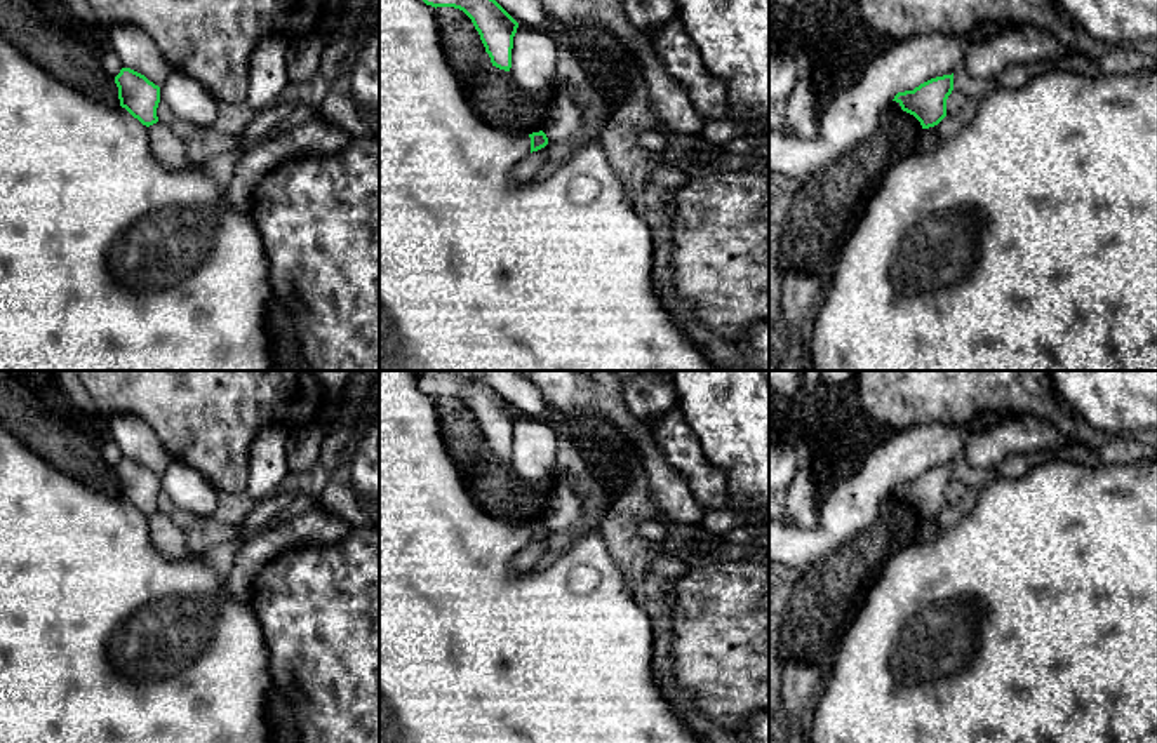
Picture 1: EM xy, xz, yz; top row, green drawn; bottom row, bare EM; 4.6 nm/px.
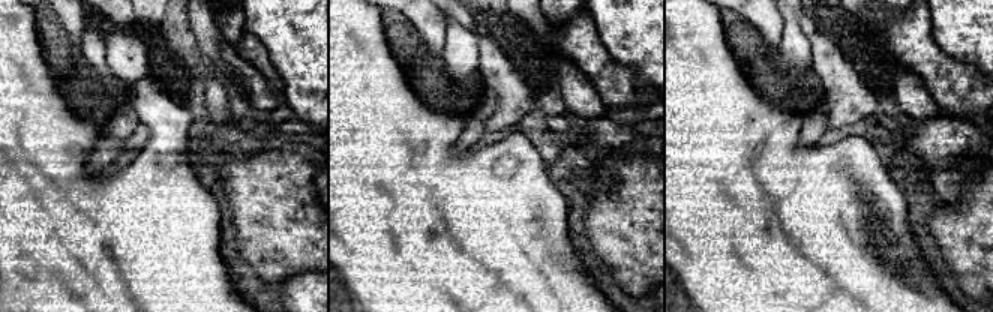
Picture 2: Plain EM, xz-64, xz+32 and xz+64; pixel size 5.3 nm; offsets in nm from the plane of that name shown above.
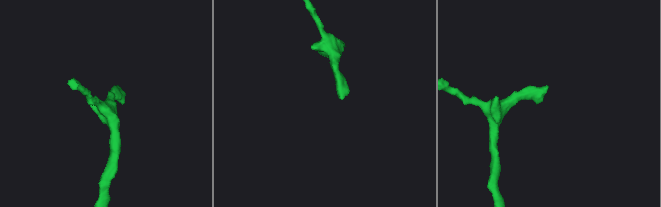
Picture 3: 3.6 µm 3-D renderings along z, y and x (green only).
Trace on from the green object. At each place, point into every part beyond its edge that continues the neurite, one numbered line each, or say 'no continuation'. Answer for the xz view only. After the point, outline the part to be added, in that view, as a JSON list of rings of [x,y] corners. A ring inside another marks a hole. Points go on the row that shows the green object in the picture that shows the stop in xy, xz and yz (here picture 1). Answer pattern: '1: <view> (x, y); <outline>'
no continuation

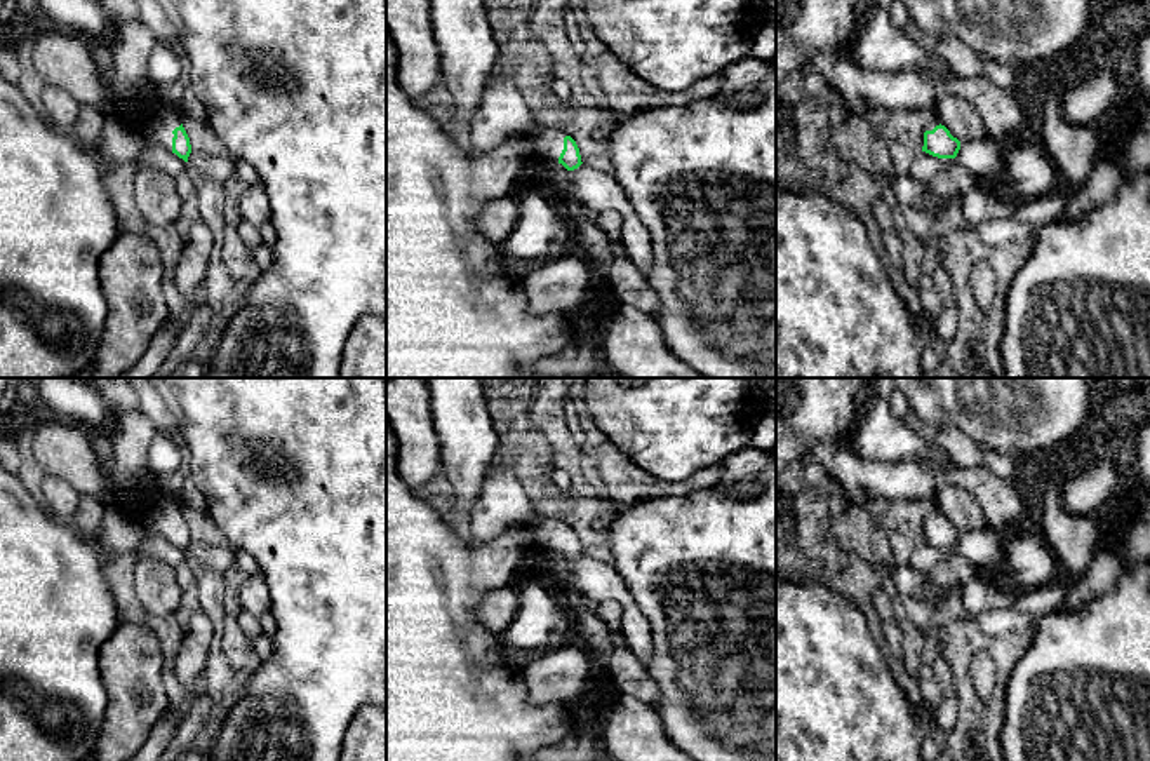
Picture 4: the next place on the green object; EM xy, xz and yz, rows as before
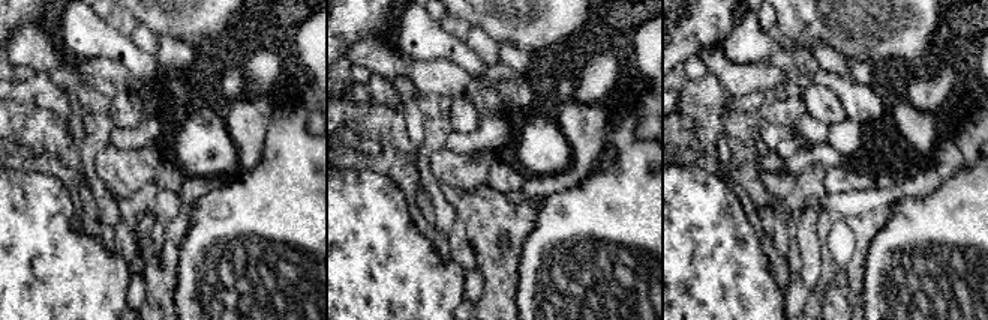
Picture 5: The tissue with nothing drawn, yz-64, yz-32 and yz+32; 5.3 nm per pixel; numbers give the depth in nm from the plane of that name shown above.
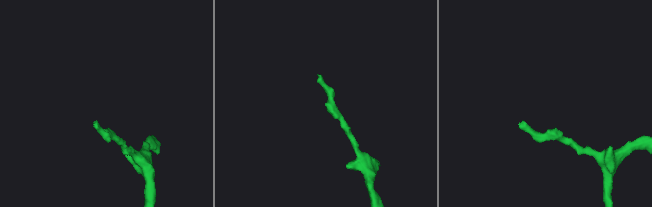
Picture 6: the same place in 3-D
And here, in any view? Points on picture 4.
1: xz (548, 145); [[[541,127],[538,136],[529,138],[529,143],[534,153],[543,160],[558,162],[558,157],[564,150],[565,136],[571,136],[571,134],[557,127]]]

